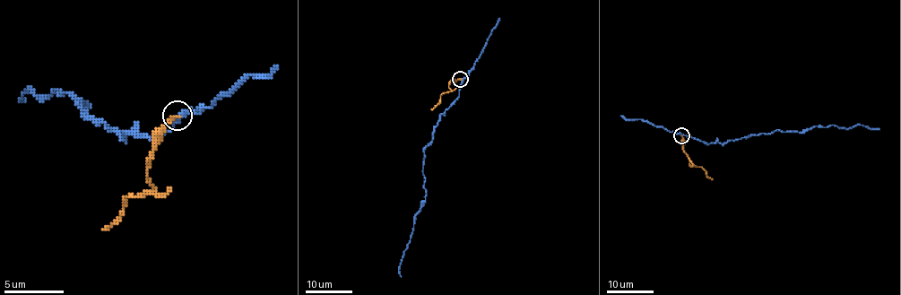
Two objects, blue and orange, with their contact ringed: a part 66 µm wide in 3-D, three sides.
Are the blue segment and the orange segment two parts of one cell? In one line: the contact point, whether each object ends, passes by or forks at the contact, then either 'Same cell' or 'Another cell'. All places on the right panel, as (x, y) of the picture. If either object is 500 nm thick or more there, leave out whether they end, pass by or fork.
Place: (681, 135). At the ring blue passes by. At the ring orange ends. Another cell

